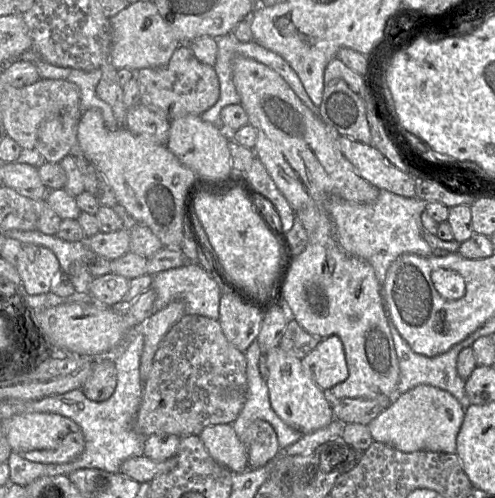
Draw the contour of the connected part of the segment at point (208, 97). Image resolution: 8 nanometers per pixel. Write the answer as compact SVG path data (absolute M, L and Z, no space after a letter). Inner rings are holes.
M181 44L165 67L142 68L134 72L139 84L140 103L169 121L186 115L200 116L219 99L219 80L214 66L200 62L188 44Z

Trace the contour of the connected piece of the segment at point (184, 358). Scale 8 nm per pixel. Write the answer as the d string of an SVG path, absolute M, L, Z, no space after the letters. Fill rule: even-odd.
M185 315L164 336L142 385L135 431L149 437L156 433L180 438L200 435L207 426L232 424L247 398L245 354L225 337L218 320Z

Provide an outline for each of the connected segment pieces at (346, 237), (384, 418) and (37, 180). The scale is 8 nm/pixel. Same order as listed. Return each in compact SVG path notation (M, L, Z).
M379 190L374 202L357 203L346 200L328 202L328 214L333 222L339 246L349 255L367 261L378 282L383 285L391 263L403 253L422 257L433 255L433 249L422 238L421 214L427 201L417 197L406 198L387 190Z
M421 384L396 395L392 403L368 425L373 441L384 443L399 451L434 451L456 453L456 439L464 421L465 409L449 392Z
M27 163L1 164L3 185L32 200L46 199L49 189L43 184L38 168Z

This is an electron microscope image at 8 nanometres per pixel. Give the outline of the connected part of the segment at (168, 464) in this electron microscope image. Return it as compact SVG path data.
M176 455L164 461L154 461L146 456L131 457L120 466L120 473L139 482L151 482L158 475L172 471L177 465Z

